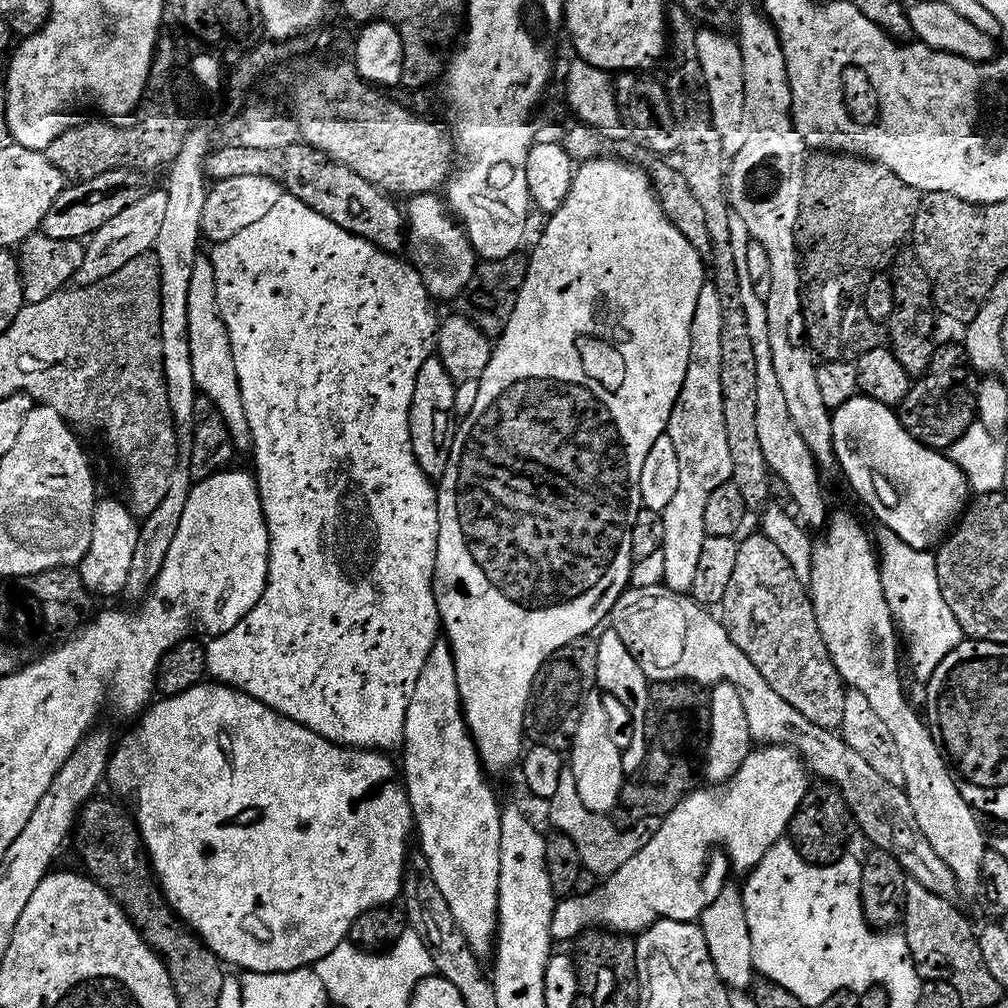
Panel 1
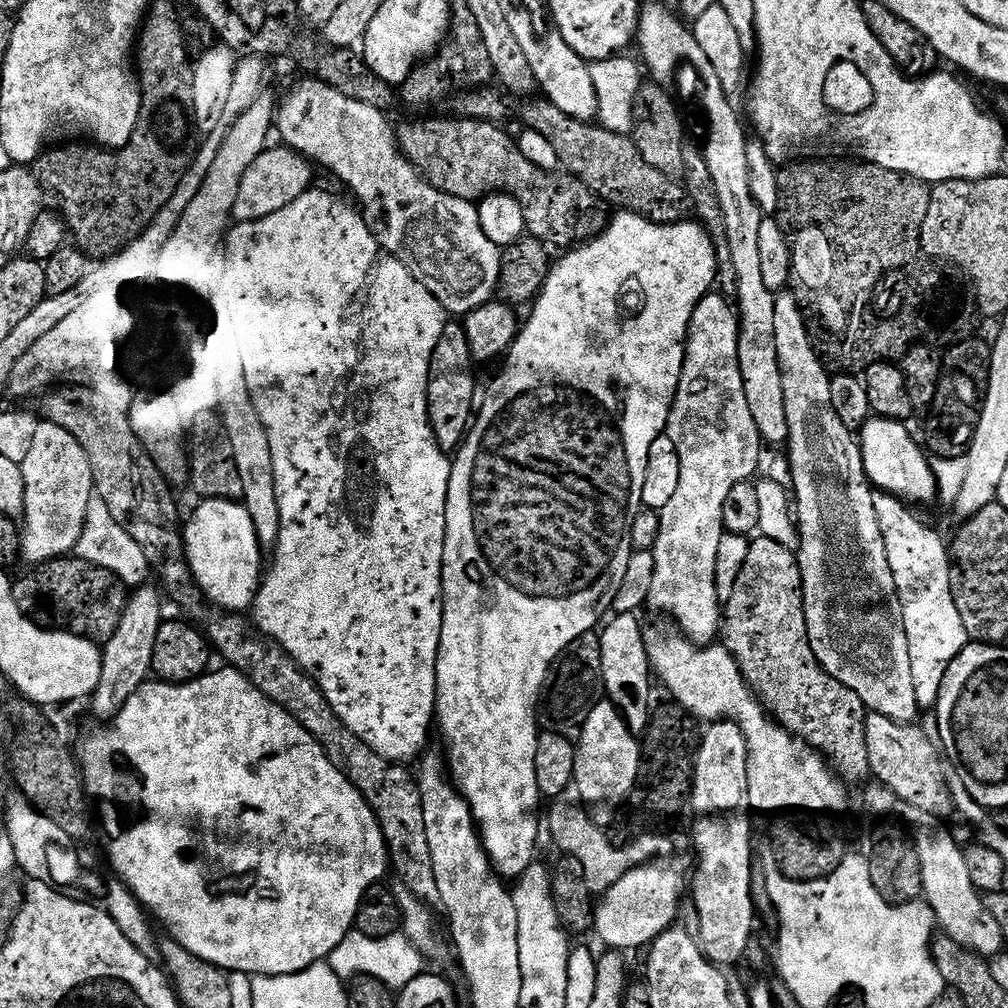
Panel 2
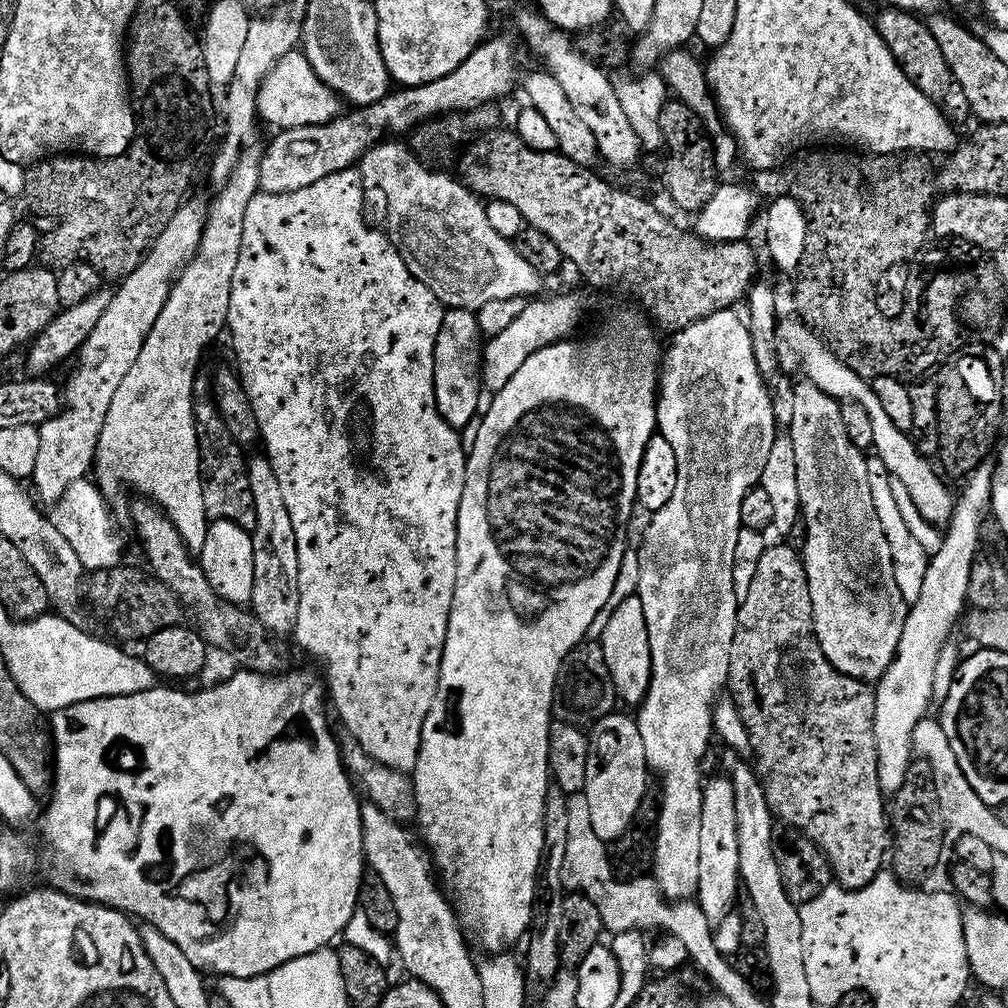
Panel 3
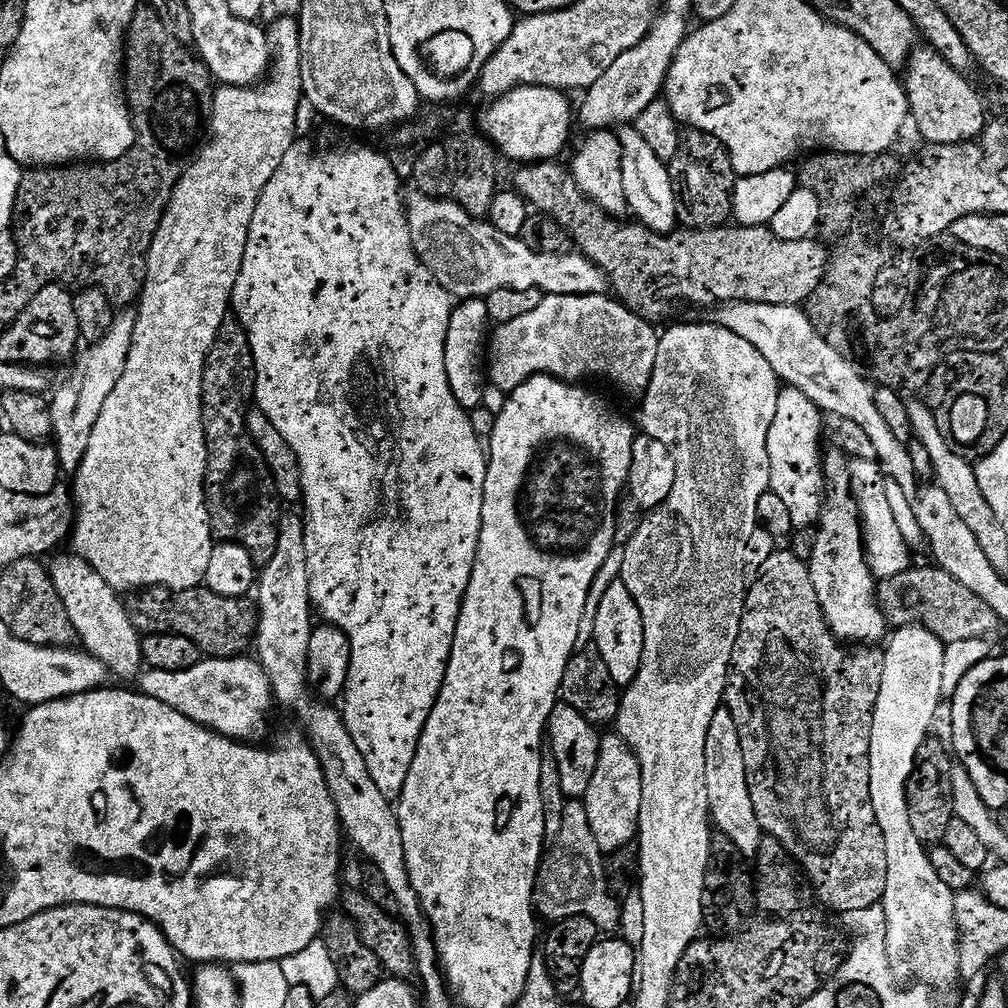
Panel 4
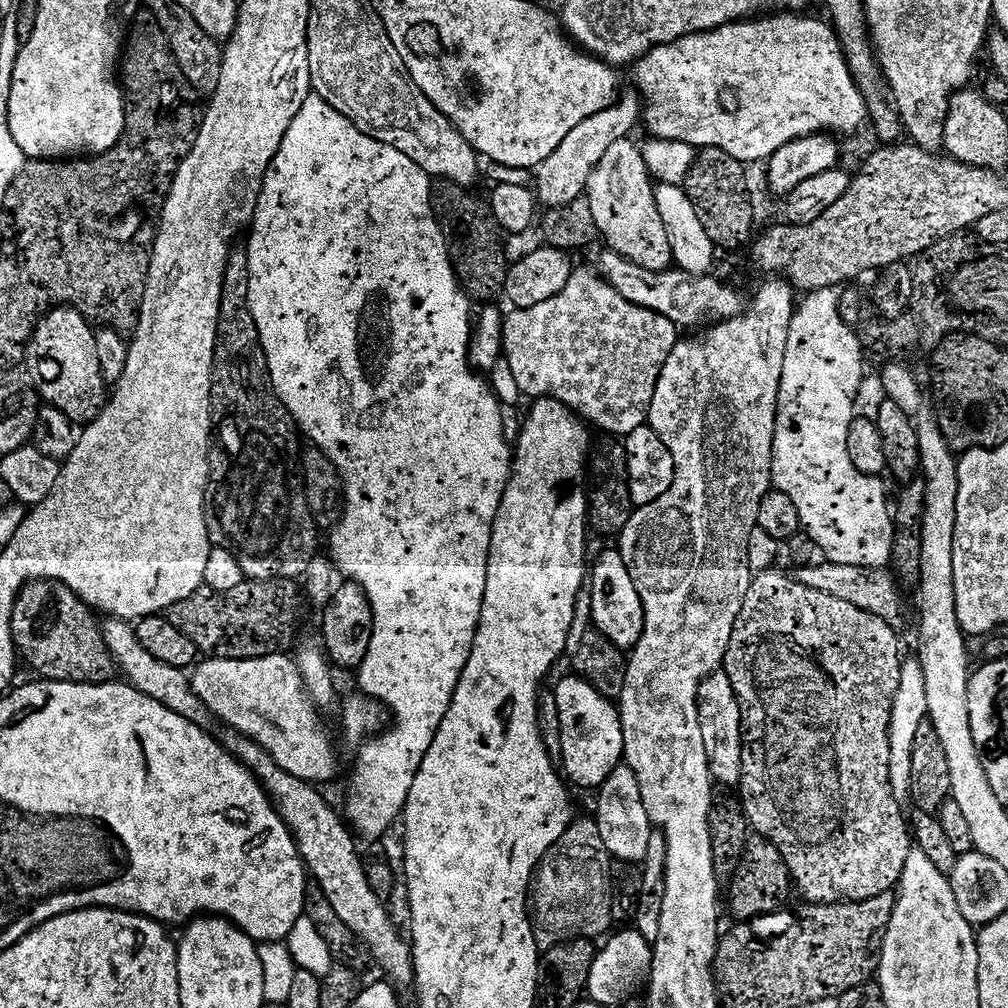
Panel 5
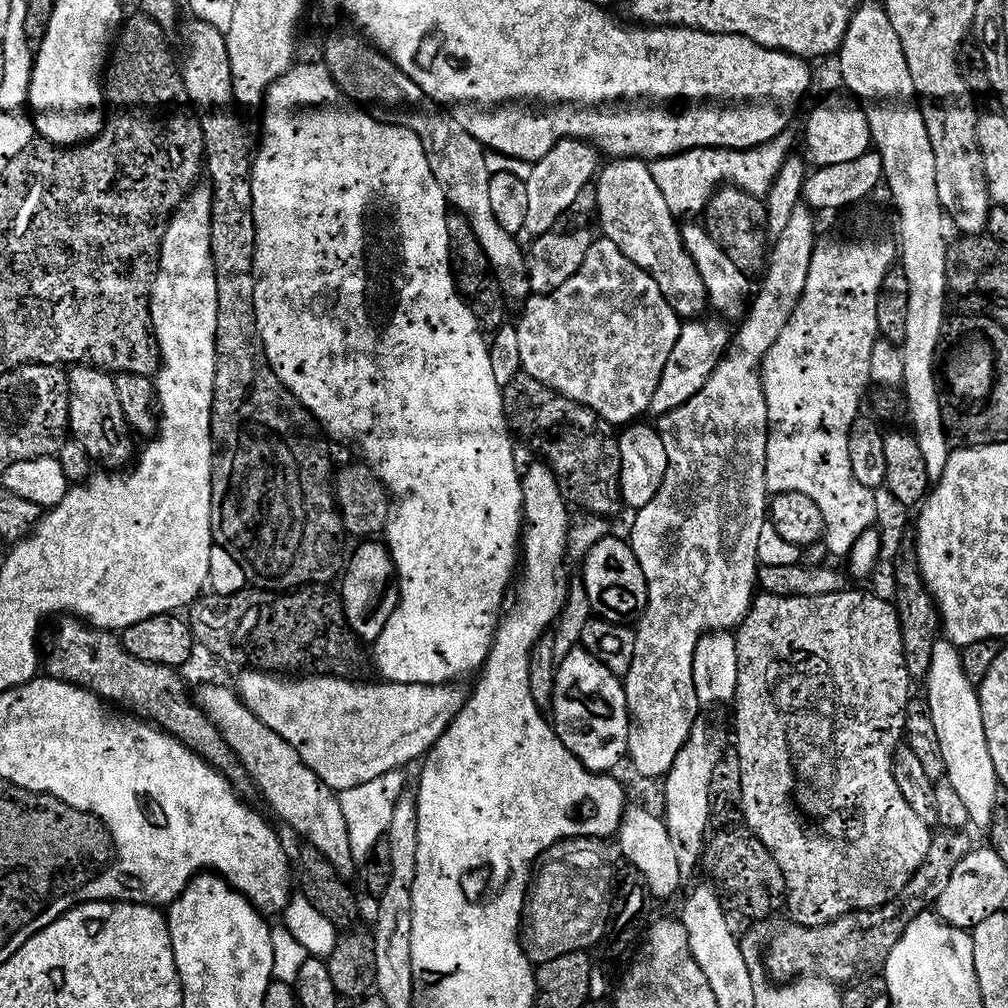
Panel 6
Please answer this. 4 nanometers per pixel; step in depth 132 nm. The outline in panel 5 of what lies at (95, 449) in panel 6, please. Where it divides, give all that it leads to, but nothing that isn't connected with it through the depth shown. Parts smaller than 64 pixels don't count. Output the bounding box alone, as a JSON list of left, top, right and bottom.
[24,306,110,426]

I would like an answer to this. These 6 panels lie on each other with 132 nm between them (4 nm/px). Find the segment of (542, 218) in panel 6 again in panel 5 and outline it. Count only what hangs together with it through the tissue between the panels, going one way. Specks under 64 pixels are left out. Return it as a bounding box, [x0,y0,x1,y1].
[534,94,641,209]

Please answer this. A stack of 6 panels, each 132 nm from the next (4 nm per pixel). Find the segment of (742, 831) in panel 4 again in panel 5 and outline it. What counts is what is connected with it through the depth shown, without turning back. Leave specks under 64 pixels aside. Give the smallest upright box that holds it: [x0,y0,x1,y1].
[698,670,744,785]

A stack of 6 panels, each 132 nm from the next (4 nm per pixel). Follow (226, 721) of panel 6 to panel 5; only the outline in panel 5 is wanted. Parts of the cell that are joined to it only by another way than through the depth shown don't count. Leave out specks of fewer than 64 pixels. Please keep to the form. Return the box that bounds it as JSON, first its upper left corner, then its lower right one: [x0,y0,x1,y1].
[102,618,416,989]

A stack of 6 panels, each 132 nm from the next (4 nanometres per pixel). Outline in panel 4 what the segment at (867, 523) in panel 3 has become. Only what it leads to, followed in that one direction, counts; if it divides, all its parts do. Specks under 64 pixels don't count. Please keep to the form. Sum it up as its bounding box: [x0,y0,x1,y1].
[808,468,890,646]

